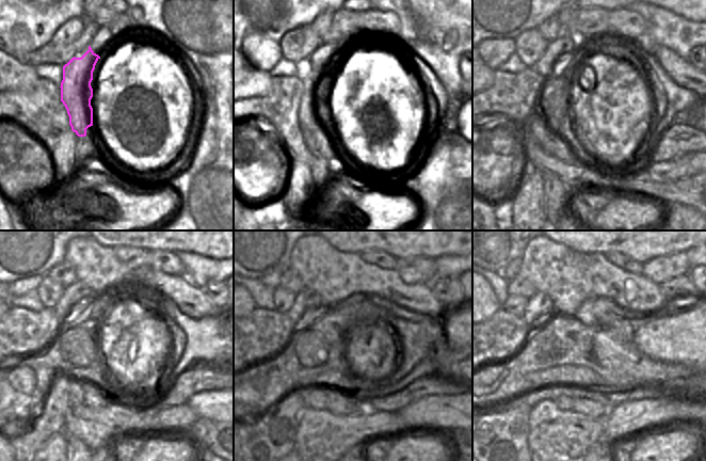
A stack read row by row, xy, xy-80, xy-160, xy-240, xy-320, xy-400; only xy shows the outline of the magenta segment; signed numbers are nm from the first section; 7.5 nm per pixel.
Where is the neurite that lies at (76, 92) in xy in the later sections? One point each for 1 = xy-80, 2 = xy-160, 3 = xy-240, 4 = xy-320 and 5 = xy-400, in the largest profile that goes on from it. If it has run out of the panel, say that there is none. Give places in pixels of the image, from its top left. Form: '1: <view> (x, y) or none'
1: xy-80 (311, 118)
2: xy-160 (562, 149)
3: xy-240 (94, 397)
4: xy-320 (338, 402)
5: xy-400 (587, 408)

